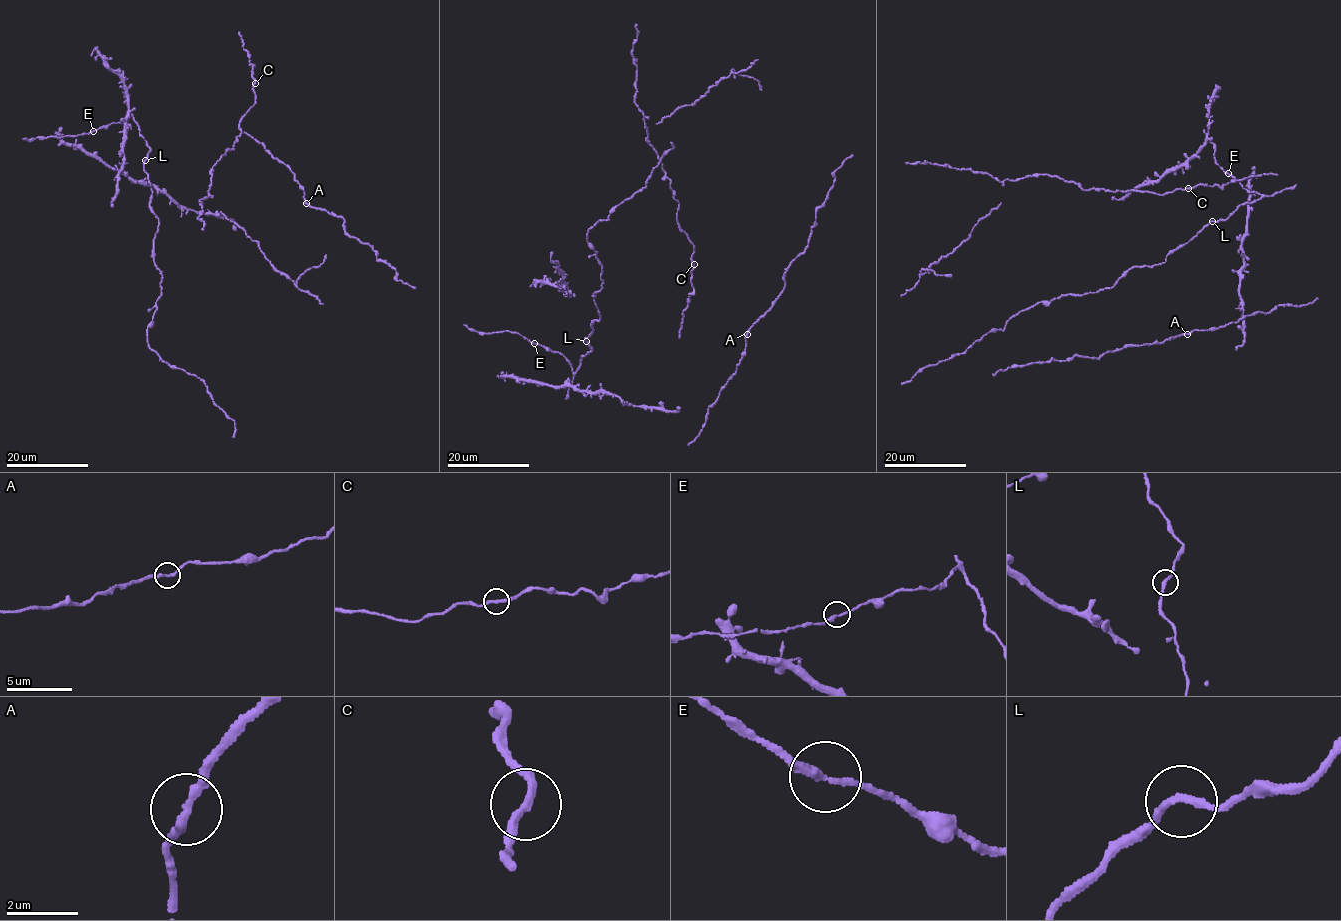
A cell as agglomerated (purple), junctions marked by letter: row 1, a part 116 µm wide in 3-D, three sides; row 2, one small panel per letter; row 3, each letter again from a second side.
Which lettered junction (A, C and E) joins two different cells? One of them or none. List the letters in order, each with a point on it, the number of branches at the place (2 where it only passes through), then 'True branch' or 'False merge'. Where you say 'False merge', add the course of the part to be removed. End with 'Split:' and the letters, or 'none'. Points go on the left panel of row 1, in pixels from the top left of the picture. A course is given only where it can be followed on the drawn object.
A: Place: (306, 203). Branches: 2. True branch
C: Place: (255, 83). Branches: 2. True branch
E: Place: (93, 131). Branches: 2. True branch
Split: none

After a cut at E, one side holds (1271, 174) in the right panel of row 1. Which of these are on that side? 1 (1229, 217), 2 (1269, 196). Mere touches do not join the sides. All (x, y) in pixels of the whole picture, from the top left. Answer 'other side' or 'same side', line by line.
1: other side
2: other side

